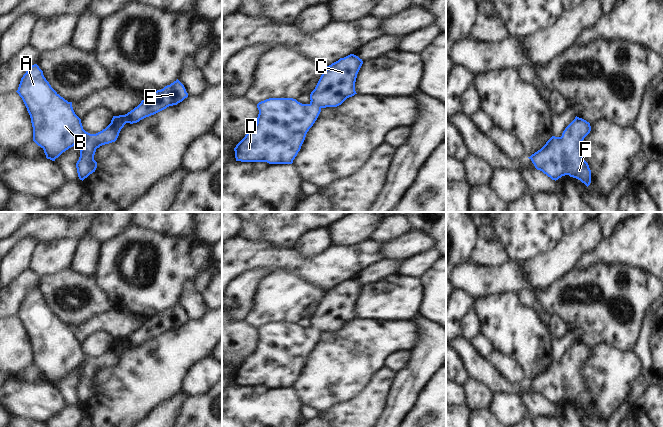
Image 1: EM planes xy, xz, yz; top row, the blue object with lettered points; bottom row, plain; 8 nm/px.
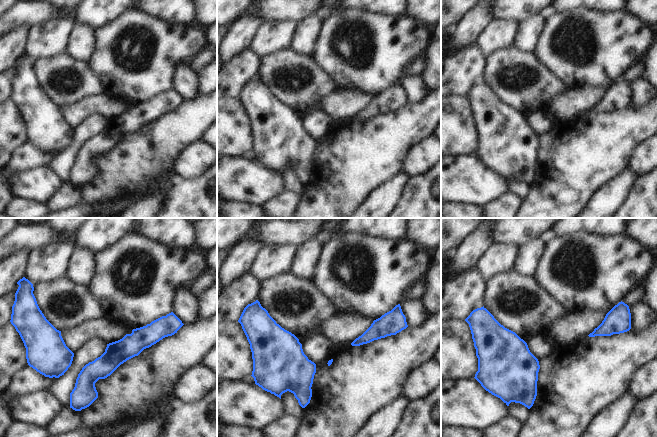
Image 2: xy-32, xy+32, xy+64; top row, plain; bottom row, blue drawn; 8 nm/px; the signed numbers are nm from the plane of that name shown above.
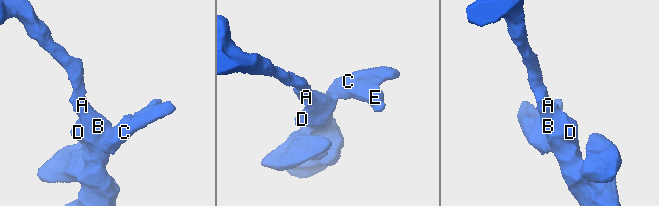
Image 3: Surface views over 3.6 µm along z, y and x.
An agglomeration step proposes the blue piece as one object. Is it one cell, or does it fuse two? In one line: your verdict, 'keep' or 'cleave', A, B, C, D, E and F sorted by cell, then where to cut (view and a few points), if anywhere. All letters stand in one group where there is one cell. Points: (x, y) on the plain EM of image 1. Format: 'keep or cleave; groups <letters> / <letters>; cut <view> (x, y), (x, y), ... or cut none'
keep; groups A B C D E F; cut none

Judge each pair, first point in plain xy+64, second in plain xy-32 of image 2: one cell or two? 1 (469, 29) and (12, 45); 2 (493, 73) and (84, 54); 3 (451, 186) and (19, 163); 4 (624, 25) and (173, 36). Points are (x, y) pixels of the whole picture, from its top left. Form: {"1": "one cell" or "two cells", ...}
{"1": "one cell", "2": "two cells", "3": "two cells", "4": "one cell"}

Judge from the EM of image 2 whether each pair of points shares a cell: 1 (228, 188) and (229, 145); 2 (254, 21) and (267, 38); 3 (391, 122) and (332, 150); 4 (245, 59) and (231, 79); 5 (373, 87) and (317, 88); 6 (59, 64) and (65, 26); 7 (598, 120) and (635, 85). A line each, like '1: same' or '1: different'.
1: different
2: different
3: same
4: same
5: different
6: different
7: different

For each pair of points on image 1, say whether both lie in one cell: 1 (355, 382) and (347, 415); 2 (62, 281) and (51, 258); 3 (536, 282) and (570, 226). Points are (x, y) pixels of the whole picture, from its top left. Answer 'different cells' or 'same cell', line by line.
1: different cells
2: different cells
3: different cells

